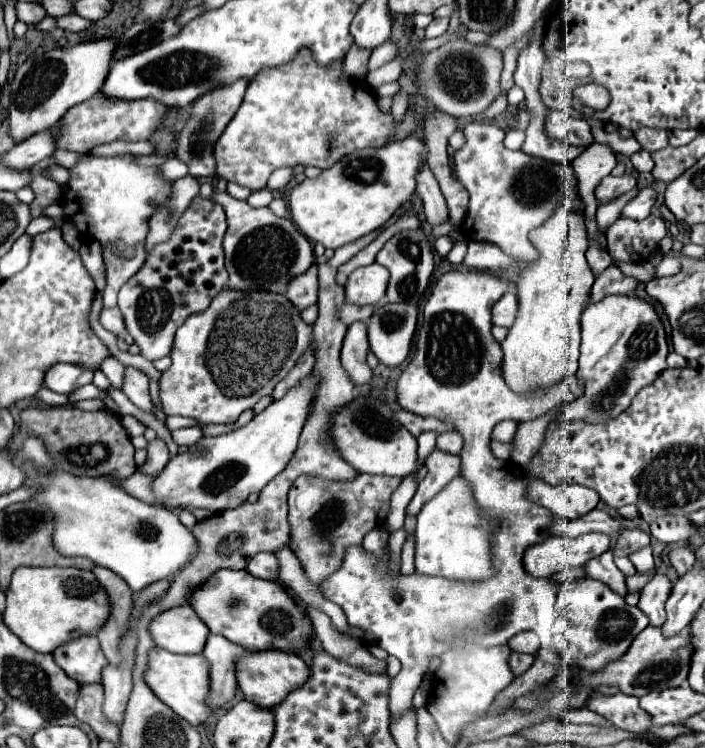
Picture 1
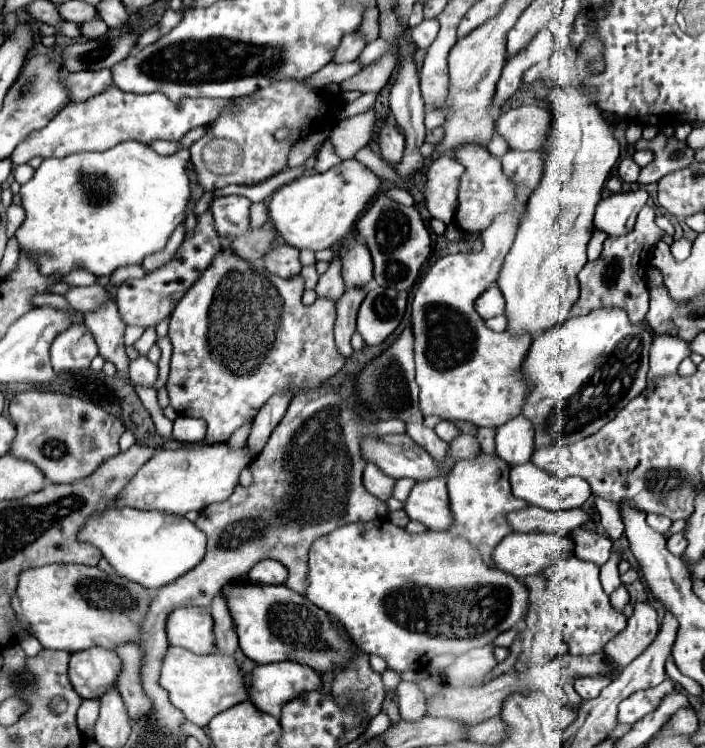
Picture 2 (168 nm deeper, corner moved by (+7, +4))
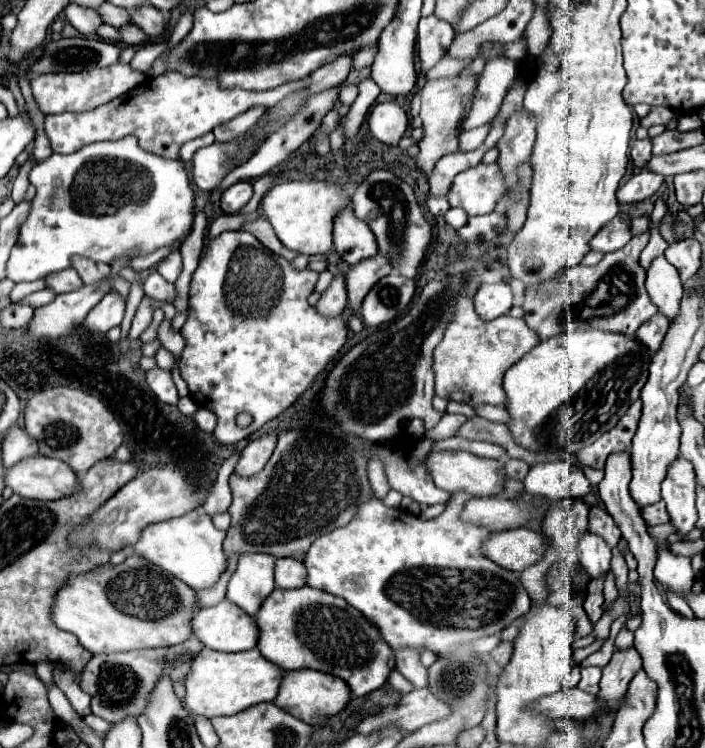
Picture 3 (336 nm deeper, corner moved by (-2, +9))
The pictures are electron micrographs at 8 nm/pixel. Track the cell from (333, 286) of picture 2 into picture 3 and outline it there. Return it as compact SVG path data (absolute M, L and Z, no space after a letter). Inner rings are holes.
M338 274L334 276L330 288L320 296L318 304L316 304L316 310L318 314L326 316L326 318L332 318L332 316L340 316L344 310L346 310L346 286L344 286L344 276Z

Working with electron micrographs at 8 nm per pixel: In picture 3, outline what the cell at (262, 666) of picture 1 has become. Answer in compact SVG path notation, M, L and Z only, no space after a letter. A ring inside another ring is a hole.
M318 670L286 672L286 678L282 680L282 690L278 692L278 698L274 700L276 706L280 706L288 714L308 722L310 726L318 726L322 722L322 718L328 720L328 718L340 714L348 702L350 702L350 688L346 686L346 682L342 682L342 678L336 678L326 672L318 672Z

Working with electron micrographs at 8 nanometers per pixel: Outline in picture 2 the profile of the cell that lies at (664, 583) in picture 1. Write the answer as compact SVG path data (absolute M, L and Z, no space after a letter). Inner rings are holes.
M651 601L635 603L635 611L625 631L621 631L621 635L617 635L613 643L605 645L607 659L615 667L613 675L617 675L617 671L627 667L633 661L633 657L645 651L645 647L653 641L653 635L657 635L657 627L659 627L657 609L653 607L653 603Z

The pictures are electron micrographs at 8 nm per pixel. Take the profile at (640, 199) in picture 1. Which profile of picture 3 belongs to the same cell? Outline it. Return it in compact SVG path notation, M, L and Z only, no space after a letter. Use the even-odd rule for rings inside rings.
M620 214L610 220L592 240L590 240L590 250L598 250L602 254L614 252L618 248L622 248L626 242L630 240L630 232L626 230L626 218L622 218Z

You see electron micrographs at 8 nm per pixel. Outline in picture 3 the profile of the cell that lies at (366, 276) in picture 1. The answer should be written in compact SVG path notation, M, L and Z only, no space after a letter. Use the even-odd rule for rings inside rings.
M352 208L340 210L334 218L334 250L348 264L370 258L378 252L376 238L366 222L354 216Z

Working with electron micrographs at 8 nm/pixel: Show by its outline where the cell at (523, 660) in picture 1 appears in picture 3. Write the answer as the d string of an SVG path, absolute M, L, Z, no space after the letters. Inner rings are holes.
M500 642L498 648L494 648L490 654L498 666L506 666L510 662L510 656L512 656L512 642Z

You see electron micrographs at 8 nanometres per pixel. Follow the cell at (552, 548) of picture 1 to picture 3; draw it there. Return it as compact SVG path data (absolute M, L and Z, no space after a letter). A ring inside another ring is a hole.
M512 528L490 534L482 544L484 558L514 572L522 572L544 556L544 536L530 528Z

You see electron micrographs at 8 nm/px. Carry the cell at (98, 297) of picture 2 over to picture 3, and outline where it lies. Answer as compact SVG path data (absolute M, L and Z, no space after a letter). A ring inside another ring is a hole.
M74 268L52 272L52 274L44 276L44 280L46 280L46 288L52 288L56 294L78 290L78 286L82 286L82 280L78 278Z

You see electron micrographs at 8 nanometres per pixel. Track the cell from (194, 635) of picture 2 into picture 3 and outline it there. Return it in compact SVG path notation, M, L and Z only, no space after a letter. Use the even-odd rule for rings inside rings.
M228 598L212 608L198 610L192 628L194 636L210 650L242 652L258 644L258 626L254 618Z

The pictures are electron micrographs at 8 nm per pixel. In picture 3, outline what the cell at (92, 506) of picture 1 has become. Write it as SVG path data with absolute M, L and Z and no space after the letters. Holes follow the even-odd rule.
M190 510L184 516L148 526L142 532L142 538L132 546L132 550L144 556L146 560L154 562L156 566L162 566L166 572L174 574L176 578L182 578L194 590L208 590L218 582L218 578L228 568L228 558L222 548L224 538L226 532L218 530L208 514L204 512L198 514L198 510Z

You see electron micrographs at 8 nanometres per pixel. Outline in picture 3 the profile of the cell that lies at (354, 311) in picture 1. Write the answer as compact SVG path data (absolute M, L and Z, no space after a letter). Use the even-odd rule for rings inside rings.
M230 230L206 242L204 254L190 282L190 316L182 326L186 348L178 366L190 388L190 396L218 416L218 426L214 430L218 442L236 444L260 430L266 422L292 406L310 388L316 376L338 358L342 346L346 344L348 326L342 316L322 318L316 308L308 304L308 296L312 294L316 282L318 272L308 268L300 272L294 270L286 258L264 248L250 232ZM240 412L252 414L254 420L248 428L236 426L236 416Z

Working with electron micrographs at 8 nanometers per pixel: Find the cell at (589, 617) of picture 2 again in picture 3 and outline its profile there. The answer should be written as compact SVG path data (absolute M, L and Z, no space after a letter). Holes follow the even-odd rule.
M586 530L578 540L576 556L582 562L582 566L588 570L590 578L600 578L610 568L612 552L602 536Z

